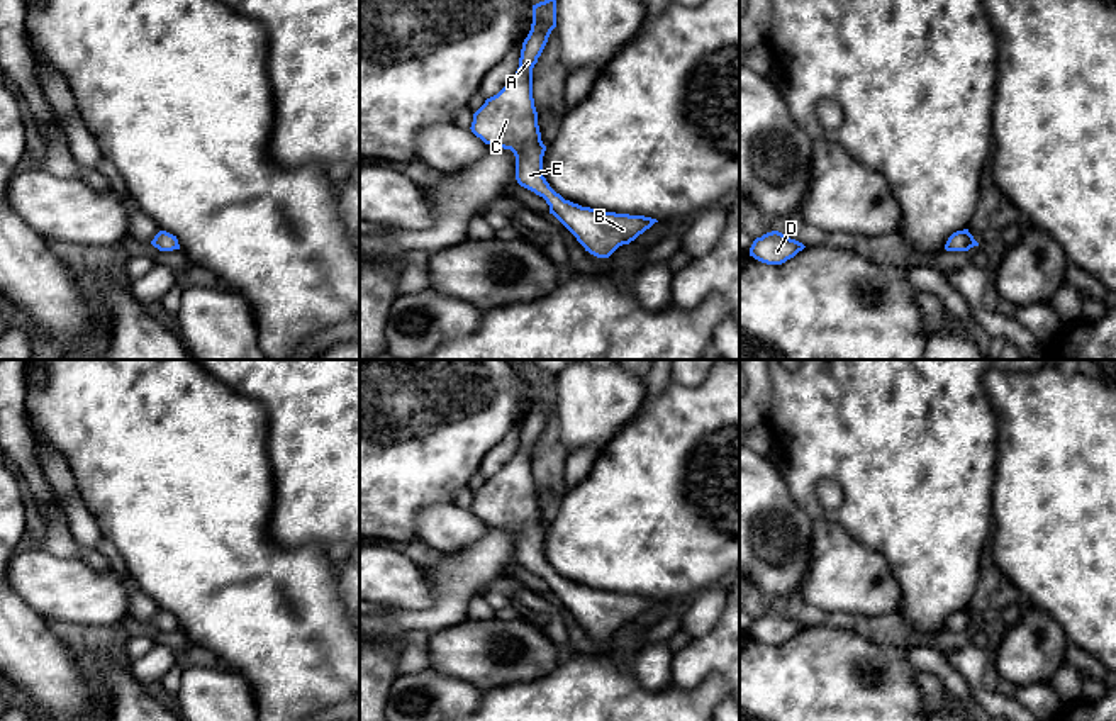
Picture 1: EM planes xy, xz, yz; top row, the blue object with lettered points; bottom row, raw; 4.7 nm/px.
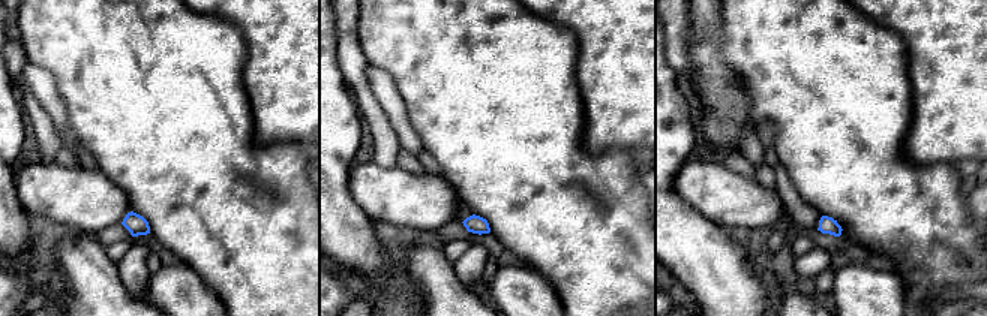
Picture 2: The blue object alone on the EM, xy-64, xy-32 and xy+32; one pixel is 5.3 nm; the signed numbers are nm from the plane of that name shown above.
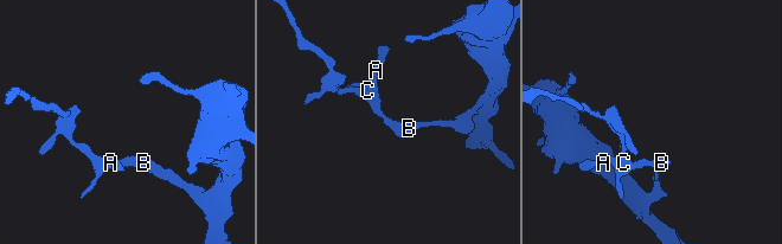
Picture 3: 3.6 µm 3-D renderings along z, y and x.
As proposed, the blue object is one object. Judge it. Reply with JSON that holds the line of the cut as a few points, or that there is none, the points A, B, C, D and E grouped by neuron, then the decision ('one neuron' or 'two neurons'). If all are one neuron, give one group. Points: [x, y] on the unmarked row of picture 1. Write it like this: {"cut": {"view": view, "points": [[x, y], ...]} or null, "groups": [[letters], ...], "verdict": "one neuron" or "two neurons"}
{"cut": null, "groups": [["A", "B", "C", "D", "E"]], "verdict": "one neuron"}

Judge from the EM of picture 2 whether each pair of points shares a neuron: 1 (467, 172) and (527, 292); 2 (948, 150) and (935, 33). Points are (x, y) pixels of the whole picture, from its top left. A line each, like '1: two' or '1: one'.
1: two
2: one

